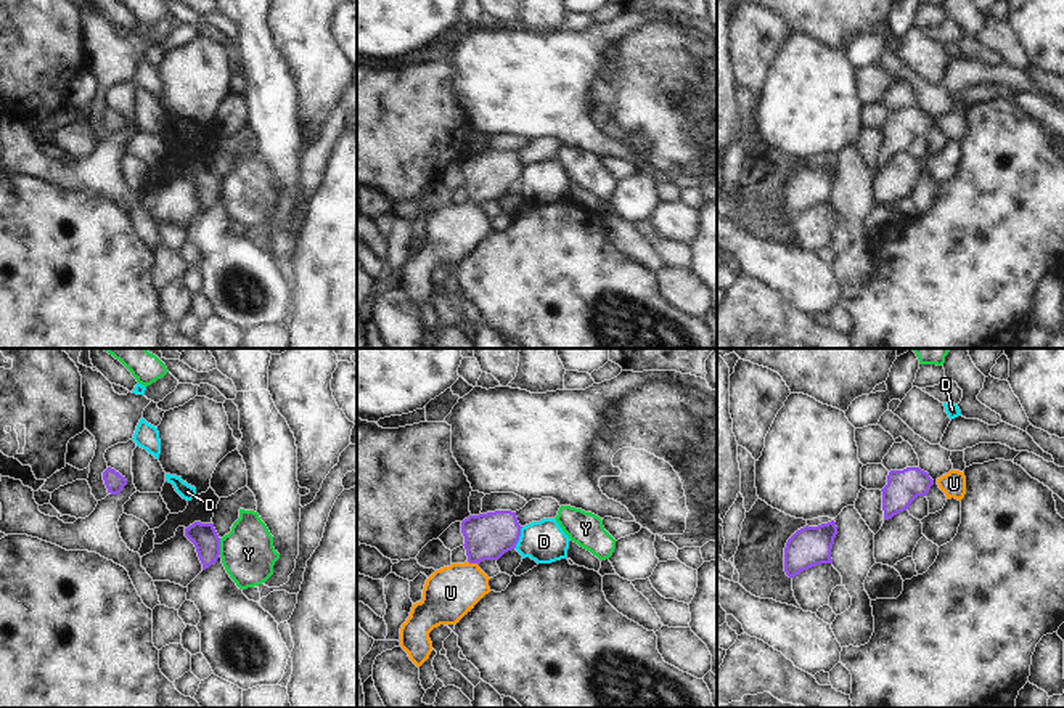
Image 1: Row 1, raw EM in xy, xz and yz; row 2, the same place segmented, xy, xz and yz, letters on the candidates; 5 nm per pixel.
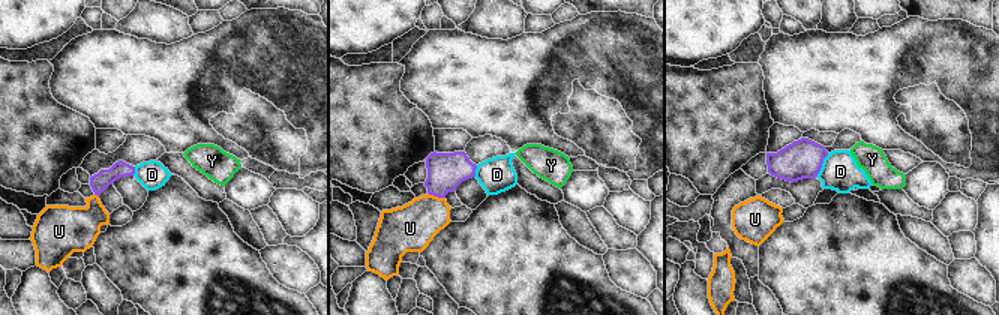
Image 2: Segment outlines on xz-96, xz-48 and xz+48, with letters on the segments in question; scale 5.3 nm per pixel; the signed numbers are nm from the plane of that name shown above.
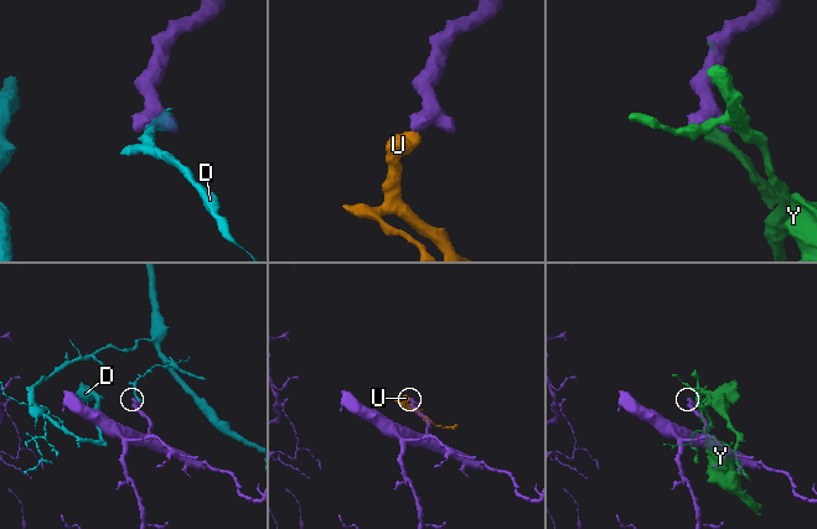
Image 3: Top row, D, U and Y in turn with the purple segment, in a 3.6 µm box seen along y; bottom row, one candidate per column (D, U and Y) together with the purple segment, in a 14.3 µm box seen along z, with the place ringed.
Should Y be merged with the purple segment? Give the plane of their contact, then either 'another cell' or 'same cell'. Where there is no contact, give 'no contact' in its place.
meets purple in xy; another cell

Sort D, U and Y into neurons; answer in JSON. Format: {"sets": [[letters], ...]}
{"sets": [["D"], ["U"], ["Y"]]}

